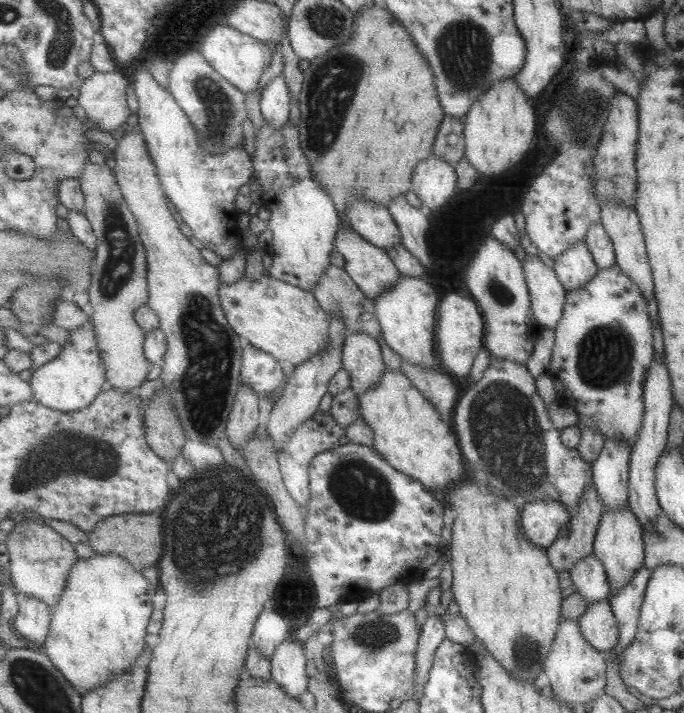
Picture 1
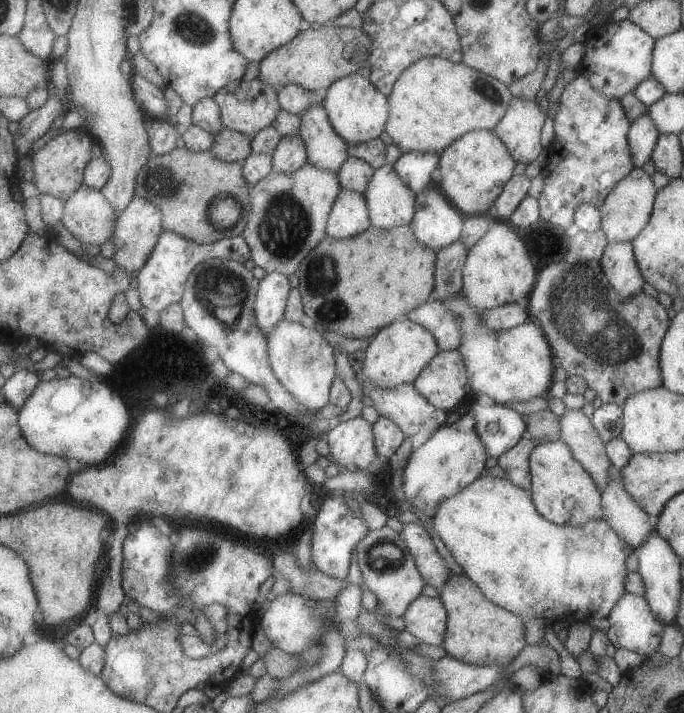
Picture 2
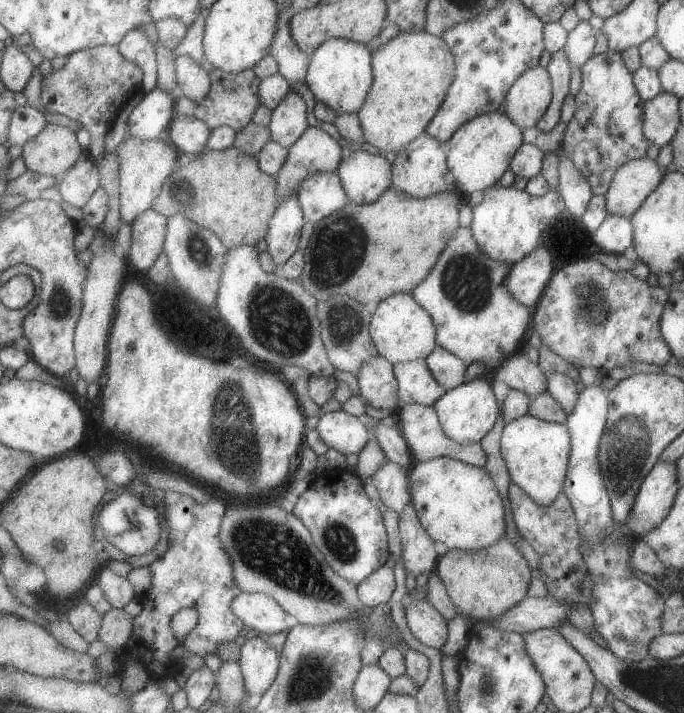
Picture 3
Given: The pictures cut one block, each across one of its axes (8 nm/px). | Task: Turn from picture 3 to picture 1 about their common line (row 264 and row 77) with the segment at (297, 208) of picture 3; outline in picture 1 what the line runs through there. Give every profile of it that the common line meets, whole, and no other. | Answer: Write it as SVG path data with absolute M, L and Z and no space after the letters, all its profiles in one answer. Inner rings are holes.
M281 74L275 77L262 90L260 108L264 119L273 128L280 130L289 123L291 114L291 91L288 81Z

